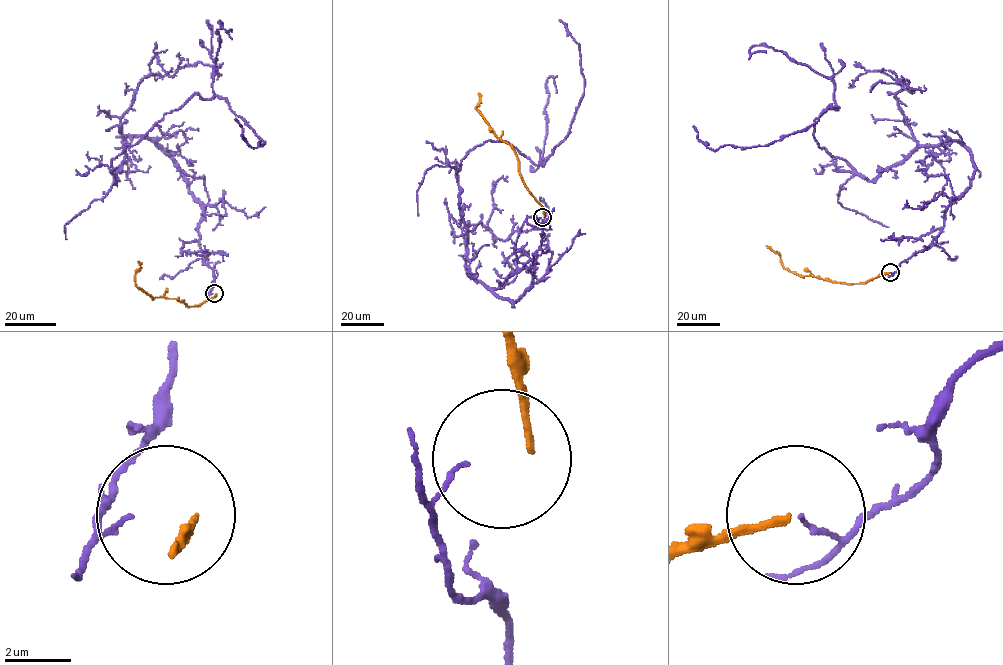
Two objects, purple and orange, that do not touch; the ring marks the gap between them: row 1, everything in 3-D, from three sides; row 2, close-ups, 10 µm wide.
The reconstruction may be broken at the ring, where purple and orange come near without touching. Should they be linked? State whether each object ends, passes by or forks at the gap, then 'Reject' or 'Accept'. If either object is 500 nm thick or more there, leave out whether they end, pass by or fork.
At the ring purple ends. At the ring orange ends. Reject

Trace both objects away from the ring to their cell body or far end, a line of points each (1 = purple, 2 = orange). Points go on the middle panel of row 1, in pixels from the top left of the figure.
1: (540, 218), (518, 299), (470, 275), (461, 160), (491, 140), (544, 165), (583, 94), (579, 45), (559, 20)
2: (544, 217), (542, 206), (526, 187), (519, 172), (516, 153), (498, 138), (475, 108), (480, 101), (478, 93)

